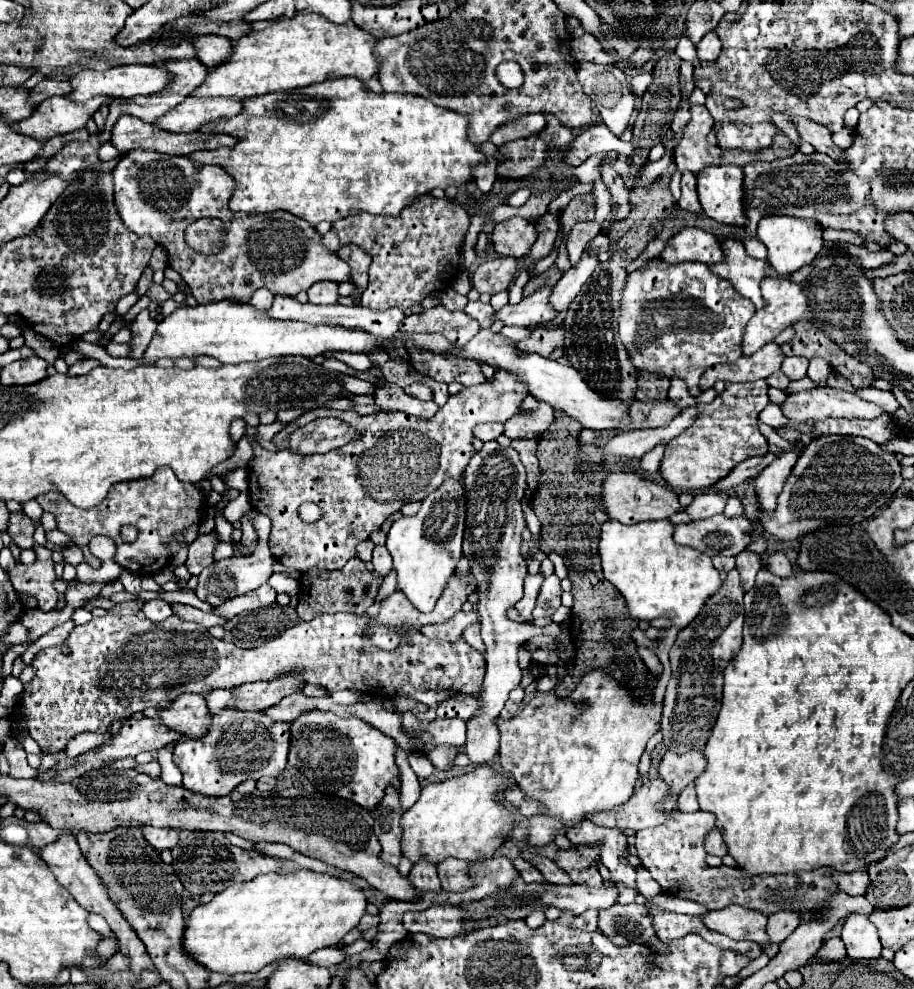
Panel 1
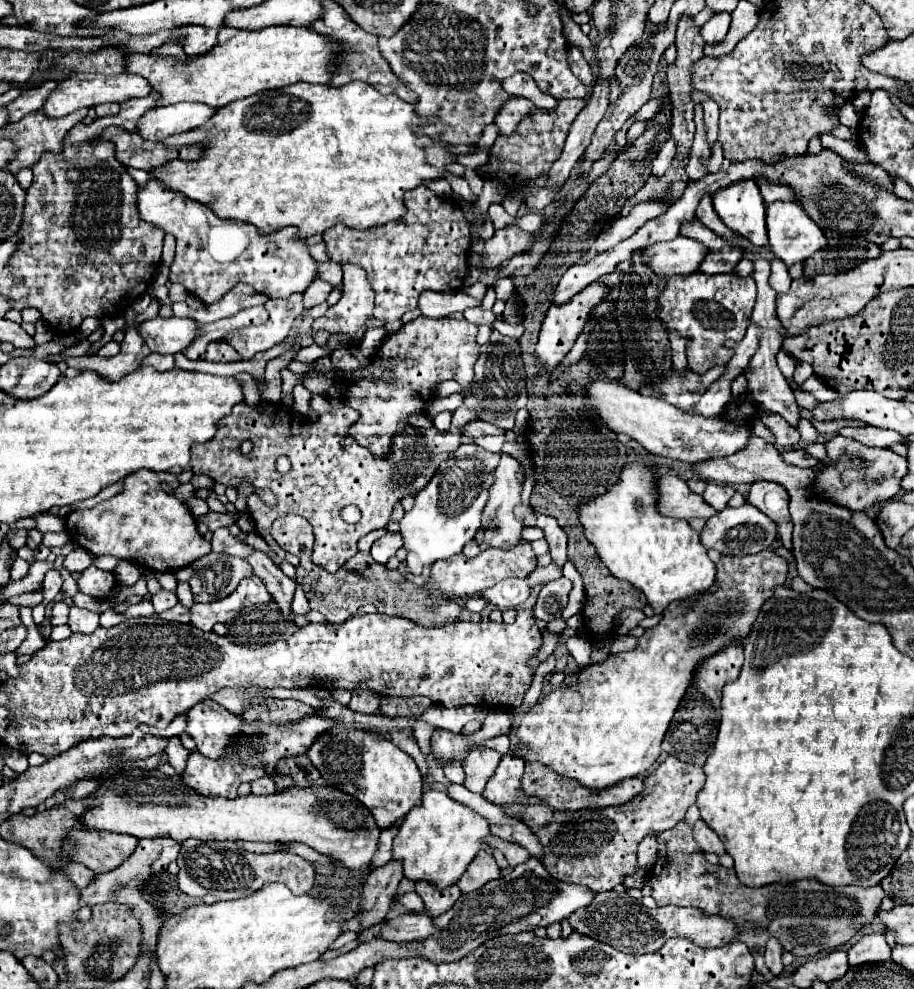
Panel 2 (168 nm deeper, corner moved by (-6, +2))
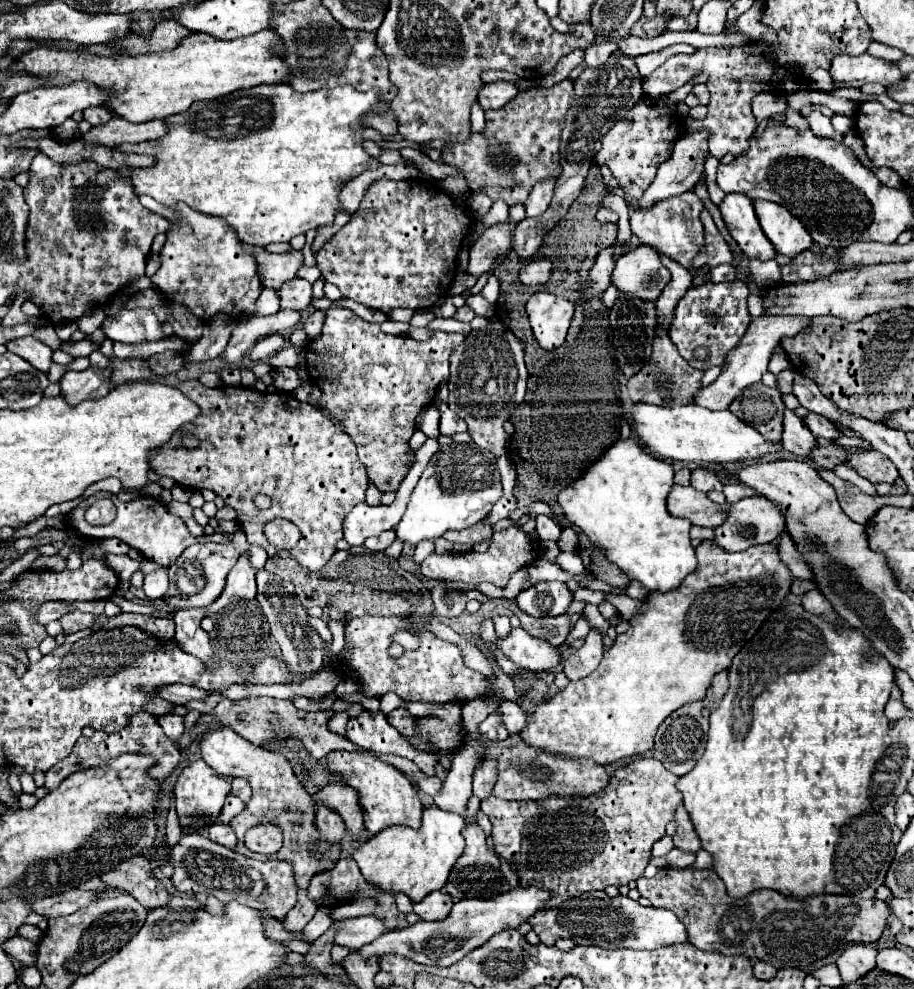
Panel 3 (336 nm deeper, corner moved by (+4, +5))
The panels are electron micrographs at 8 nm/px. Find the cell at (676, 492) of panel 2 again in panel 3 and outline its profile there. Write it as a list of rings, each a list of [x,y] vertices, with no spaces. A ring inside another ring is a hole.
[[[676,484],[668,496],[668,512],[676,518],[686,518],[696,526],[716,528],[716,524],[724,522],[728,504],[716,504],[704,492]]]

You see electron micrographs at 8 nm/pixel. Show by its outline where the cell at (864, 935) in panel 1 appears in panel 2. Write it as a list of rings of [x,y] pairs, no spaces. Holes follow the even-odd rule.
[[[866,933],[862,935],[850,949],[848,949],[848,961],[850,965],[862,965],[862,963],[878,963],[890,959],[890,947],[886,943],[884,933]]]

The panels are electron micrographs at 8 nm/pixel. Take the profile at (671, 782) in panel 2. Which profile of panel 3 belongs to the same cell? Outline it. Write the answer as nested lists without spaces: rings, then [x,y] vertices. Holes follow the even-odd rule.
[[[638,758],[620,766],[608,788],[592,796],[548,796],[548,800],[536,802],[508,802],[496,796],[488,796],[482,800],[480,810],[492,822],[492,842],[496,854],[508,860],[520,884],[524,888],[536,886],[552,892],[552,900],[548,908],[560,906],[564,900],[580,896],[592,890],[604,890],[606,886],[622,886],[630,880],[638,880],[644,876],[644,870],[652,858],[652,846],[664,836],[664,828],[670,820],[674,820],[674,808],[682,804],[682,794],[676,790],[676,780],[672,772],[664,768],[662,762],[654,758]]]

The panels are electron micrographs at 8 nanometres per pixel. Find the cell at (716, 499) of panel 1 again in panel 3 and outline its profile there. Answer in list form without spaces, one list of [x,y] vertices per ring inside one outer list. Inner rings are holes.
[[[694,468],[692,470],[692,482],[690,482],[696,490],[700,492],[710,492],[710,490],[722,490],[722,482],[718,480],[718,476],[708,470],[708,468]]]

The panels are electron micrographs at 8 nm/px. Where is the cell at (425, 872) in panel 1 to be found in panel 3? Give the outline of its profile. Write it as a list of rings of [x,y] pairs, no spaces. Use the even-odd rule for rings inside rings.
[[[436,890],[432,894],[428,894],[424,900],[414,904],[414,912],[422,918],[422,920],[444,920],[448,916],[448,912],[452,910],[454,900],[444,892],[444,890]]]

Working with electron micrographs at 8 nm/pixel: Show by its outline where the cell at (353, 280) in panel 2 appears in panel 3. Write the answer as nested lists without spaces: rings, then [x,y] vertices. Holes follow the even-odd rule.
[[[326,310],[322,334],[308,344],[308,350],[316,356],[308,356],[312,358],[312,362],[306,362],[310,380],[314,380],[322,390],[316,408],[320,408],[326,416],[338,420],[344,432],[354,440],[354,444],[358,446],[358,458],[366,466],[370,480],[376,484],[380,492],[396,492],[400,482],[408,474],[408,468],[414,462],[414,458],[408,456],[408,440],[416,430],[416,416],[424,406],[432,402],[440,382],[448,380],[450,352],[462,342],[464,334],[448,332],[434,332],[432,338],[426,342],[418,342],[410,336],[392,336],[384,334],[378,324],[370,324],[358,318],[352,310]]]

